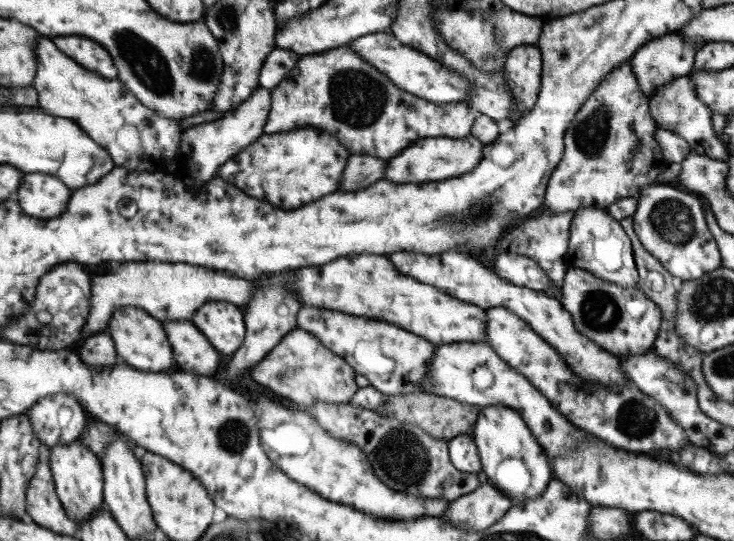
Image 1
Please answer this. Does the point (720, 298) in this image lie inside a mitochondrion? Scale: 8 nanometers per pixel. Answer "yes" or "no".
yes

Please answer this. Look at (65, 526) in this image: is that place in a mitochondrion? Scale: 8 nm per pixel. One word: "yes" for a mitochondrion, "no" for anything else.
no

